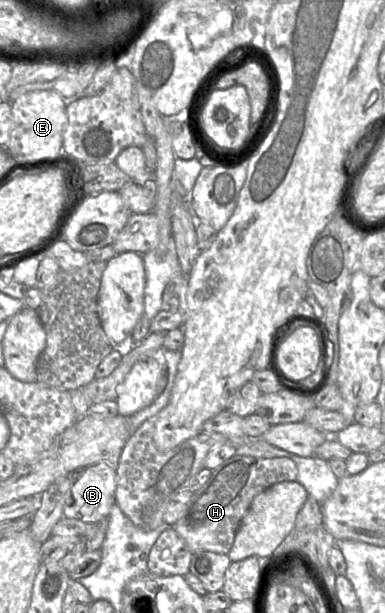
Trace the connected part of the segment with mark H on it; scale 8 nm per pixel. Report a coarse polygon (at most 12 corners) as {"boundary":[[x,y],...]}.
{"boundary":[[235,455],[173,528],[193,552],[228,554],[253,499],[296,481],[287,457]]}

